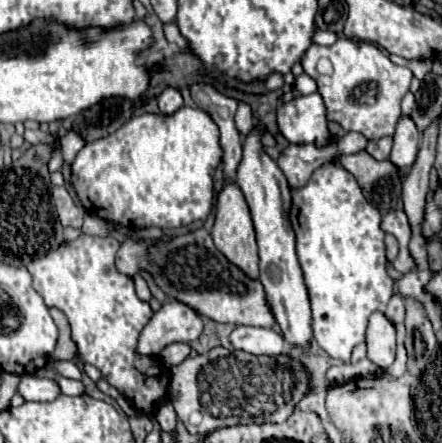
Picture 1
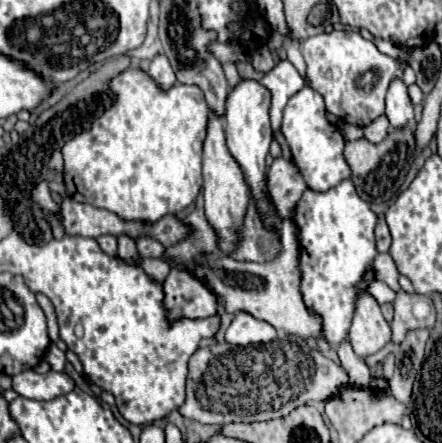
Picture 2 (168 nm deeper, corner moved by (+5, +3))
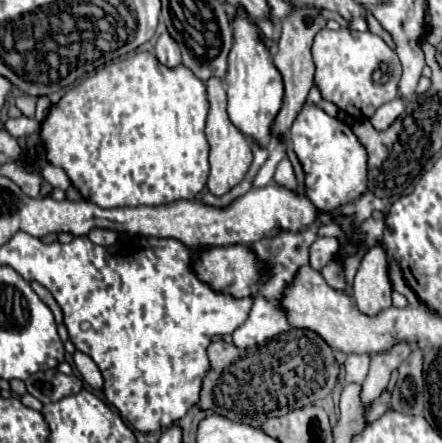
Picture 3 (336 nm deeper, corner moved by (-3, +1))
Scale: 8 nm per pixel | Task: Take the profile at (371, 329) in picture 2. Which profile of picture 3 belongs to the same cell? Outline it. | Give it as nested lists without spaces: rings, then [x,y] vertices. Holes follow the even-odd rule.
[[[378,242],[374,244],[360,262],[356,272],[352,294],[356,306],[364,314],[378,314],[380,310],[392,306],[392,286],[388,278],[388,256],[384,246]]]

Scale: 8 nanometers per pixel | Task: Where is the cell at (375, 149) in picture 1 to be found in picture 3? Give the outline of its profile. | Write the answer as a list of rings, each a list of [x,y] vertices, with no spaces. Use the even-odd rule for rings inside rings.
[[[398,96],[398,98],[394,98],[392,102],[380,106],[380,108],[374,112],[374,116],[370,118],[372,126],[376,126],[376,130],[386,130],[386,128],[404,112],[404,104],[406,104],[404,98]]]

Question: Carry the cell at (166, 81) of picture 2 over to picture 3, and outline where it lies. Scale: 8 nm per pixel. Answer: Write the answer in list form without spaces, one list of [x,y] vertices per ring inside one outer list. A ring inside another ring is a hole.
[[[164,32],[160,34],[156,46],[154,46],[154,54],[160,62],[164,62],[166,66],[178,66],[180,64],[180,50],[178,50],[178,44],[174,42],[174,38]]]

